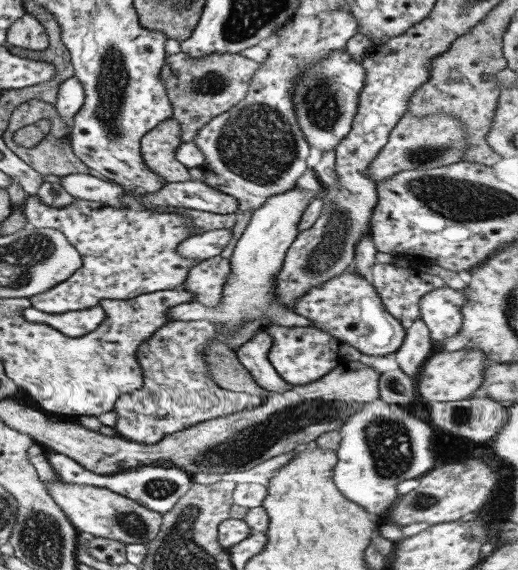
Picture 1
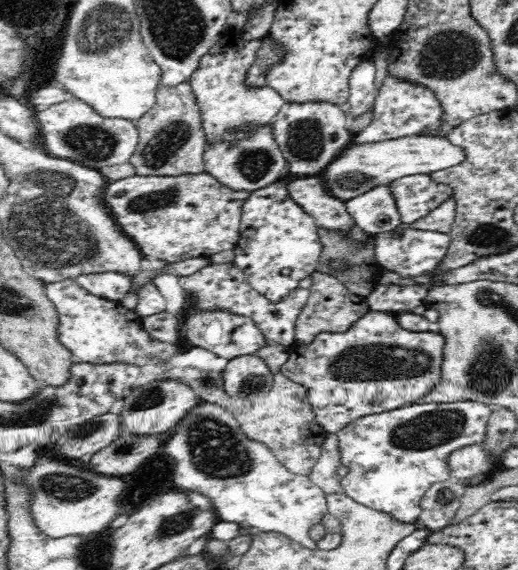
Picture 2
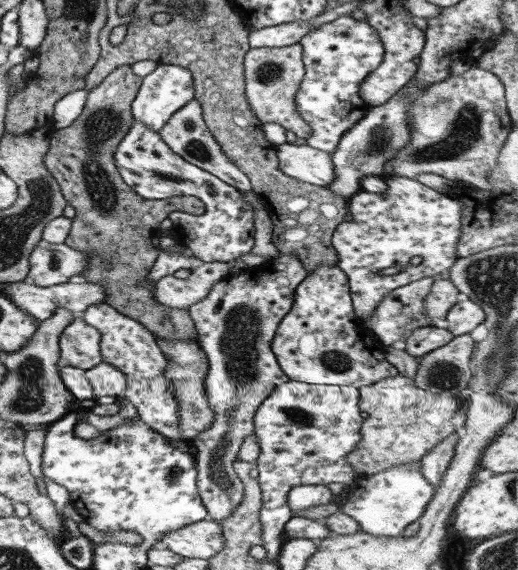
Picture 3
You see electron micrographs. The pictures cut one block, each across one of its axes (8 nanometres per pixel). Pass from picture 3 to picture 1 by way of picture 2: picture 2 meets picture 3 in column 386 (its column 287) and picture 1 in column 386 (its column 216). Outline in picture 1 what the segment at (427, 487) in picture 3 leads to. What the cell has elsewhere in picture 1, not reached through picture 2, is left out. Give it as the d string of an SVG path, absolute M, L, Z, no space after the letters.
M379 398L365 403L362 408L355 410L342 423L338 432L341 440L335 452L336 463L332 474L333 482L346 499L362 506L378 521L385 517L385 514L388 514L392 508L393 500L397 498L395 486L398 482L409 480L409 478L419 478L433 468L433 455L431 455L428 445L428 442L431 441L432 428L413 414L403 416L403 414L391 412L391 408Z

